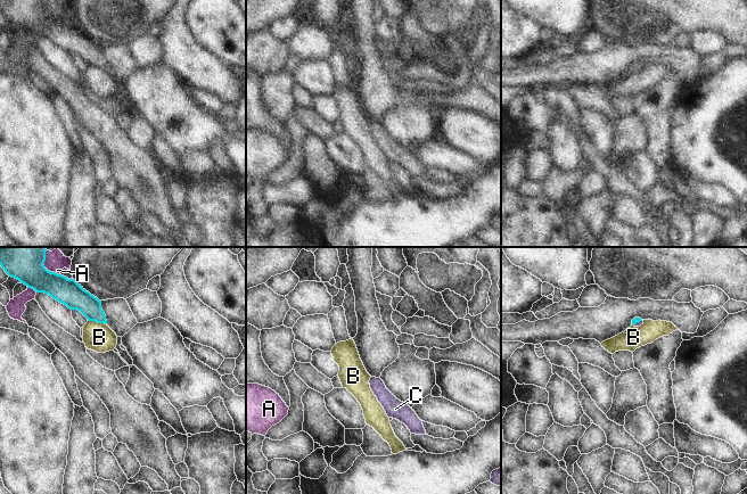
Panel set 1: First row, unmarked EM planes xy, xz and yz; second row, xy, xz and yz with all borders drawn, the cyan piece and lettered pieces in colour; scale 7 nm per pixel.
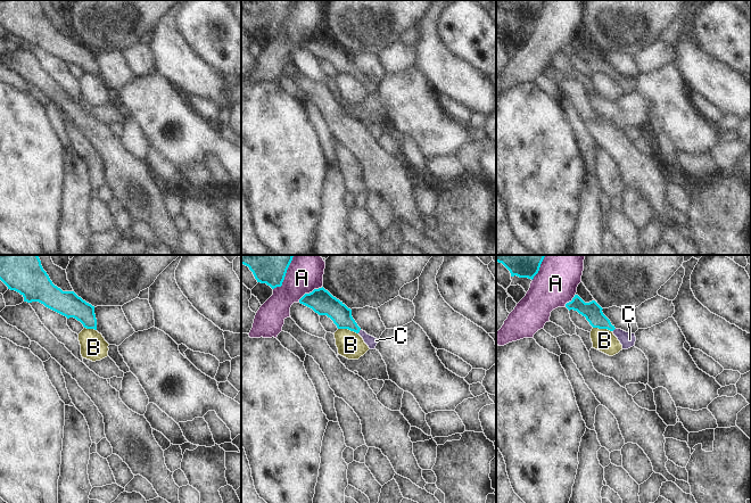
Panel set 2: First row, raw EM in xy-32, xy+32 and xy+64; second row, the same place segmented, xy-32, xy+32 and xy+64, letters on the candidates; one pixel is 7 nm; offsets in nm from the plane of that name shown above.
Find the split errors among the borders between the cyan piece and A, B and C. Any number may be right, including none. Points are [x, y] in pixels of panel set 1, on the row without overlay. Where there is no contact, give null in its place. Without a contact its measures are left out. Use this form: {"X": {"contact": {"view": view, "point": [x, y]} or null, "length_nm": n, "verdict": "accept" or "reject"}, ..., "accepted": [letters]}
{"A": {"contact": {"view": "xy", "point": [46, 14]}, "length_nm": 180, "verdict": "reject"}, "B": {"contact": {"view": "xy", "point": [97, 66]}, "length_nm": 130, "verdict": "reject"}, "C": {"contact": {"view": "yz", "point": [638, 66]}, "length_nm": 80, "verdict": "accept"}, "accepted": ["C"]}

